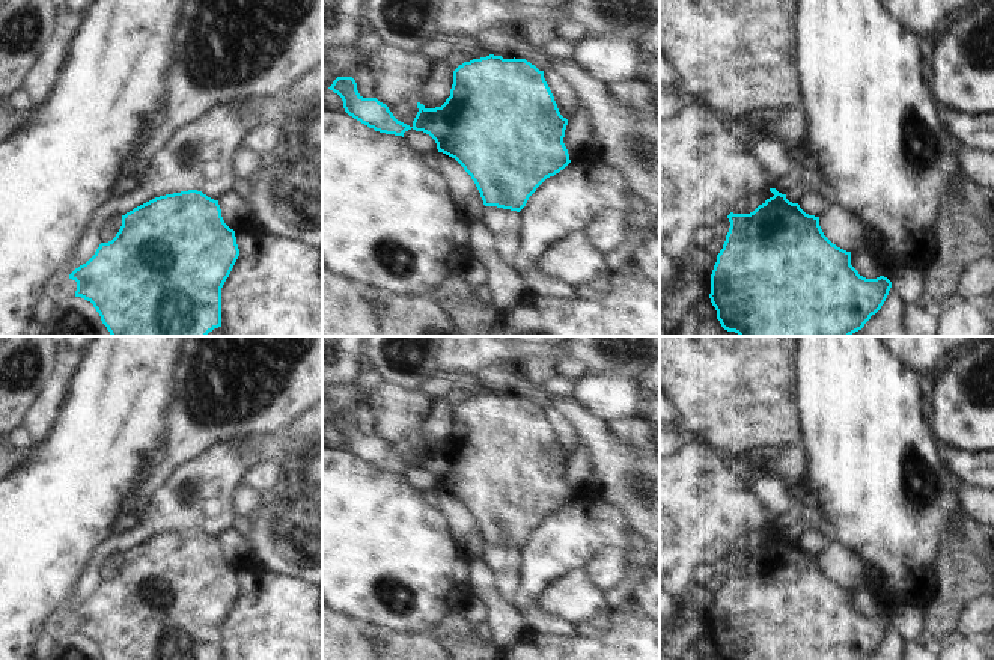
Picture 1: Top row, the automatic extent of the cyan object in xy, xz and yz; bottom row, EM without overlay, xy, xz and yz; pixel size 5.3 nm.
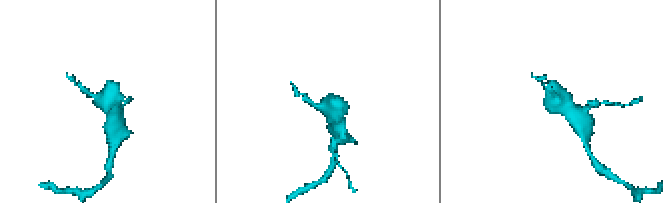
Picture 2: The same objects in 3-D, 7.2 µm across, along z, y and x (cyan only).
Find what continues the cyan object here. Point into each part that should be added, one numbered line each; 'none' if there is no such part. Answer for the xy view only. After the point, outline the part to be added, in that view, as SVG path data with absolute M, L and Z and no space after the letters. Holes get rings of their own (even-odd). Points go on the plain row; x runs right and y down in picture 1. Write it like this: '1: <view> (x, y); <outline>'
none

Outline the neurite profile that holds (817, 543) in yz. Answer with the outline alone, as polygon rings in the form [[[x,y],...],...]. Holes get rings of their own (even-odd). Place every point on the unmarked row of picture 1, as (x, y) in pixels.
[[[815,530],[804,533],[798,539],[798,542],[806,552],[815,553],[815,555],[827,553],[833,544],[827,535]]]

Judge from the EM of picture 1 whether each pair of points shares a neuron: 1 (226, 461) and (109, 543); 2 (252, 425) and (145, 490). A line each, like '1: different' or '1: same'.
1: same
2: same

